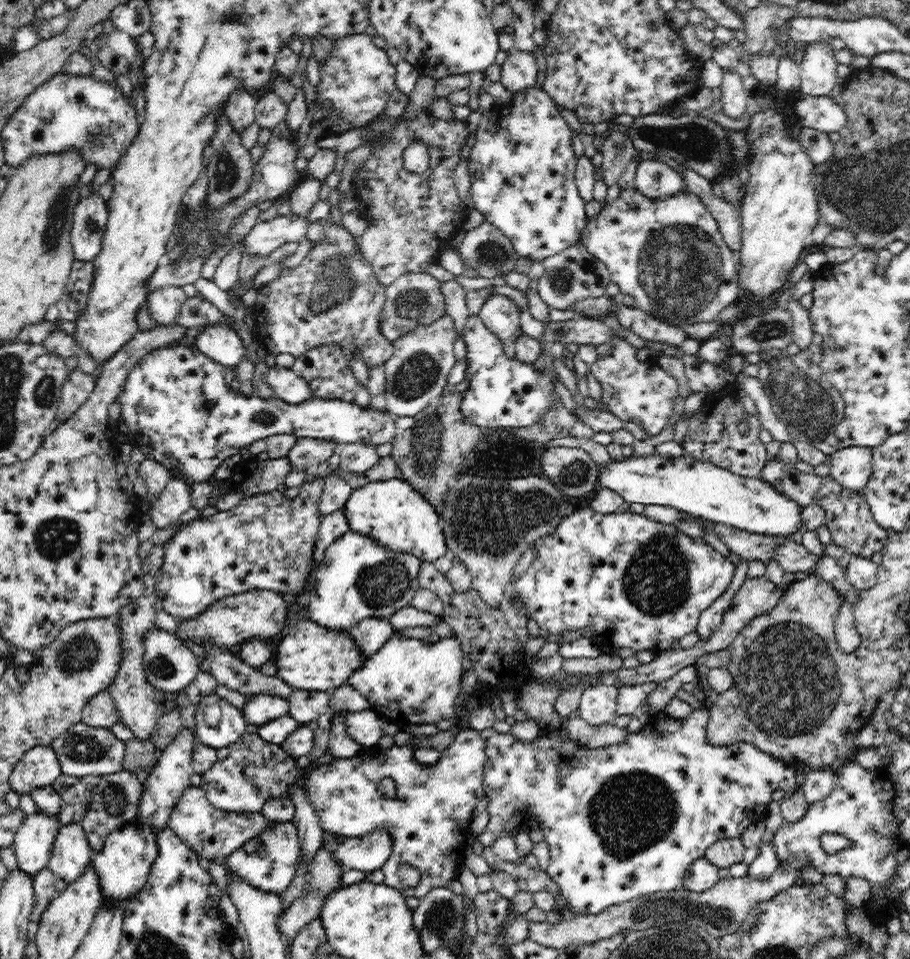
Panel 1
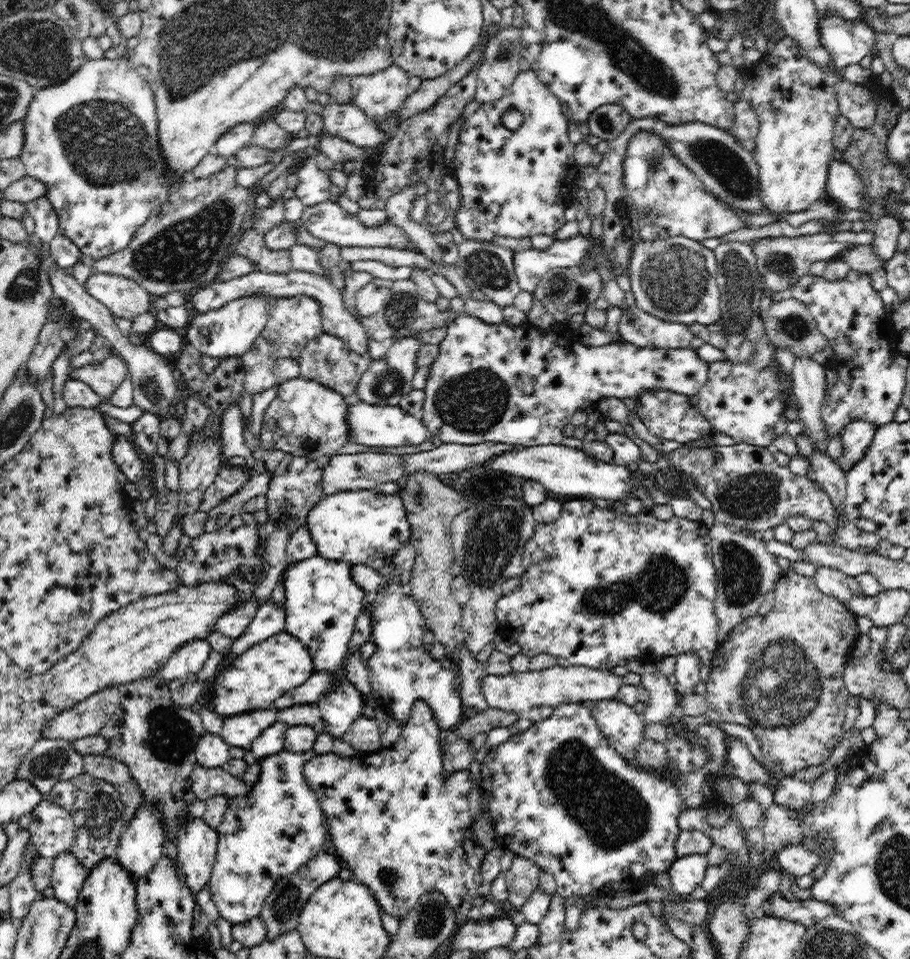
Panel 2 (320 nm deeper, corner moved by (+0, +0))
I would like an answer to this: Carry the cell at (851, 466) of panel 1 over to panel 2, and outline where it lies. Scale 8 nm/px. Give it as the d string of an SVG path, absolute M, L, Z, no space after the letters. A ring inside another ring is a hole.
M850 420L844 430L840 432L843 455L839 458L841 468L850 470L854 464L868 450L868 444L872 442L877 426L867 420Z

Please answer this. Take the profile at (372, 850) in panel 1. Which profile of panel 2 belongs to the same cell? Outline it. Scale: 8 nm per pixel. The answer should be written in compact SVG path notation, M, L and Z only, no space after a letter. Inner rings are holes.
M322 852L309 860L302 868L298 868L296 872L279 878L270 894L264 898L264 904L259 914L264 927L266 927L264 941L275 941L279 936L296 929L301 909L306 904L306 900L321 884L338 877L338 871L342 867L344 864L338 856Z

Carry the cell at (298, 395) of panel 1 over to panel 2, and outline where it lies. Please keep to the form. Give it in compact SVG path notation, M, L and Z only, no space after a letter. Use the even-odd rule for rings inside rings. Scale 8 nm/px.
M300 377L282 382L275 398L264 412L258 446L262 450L280 450L288 455L308 458L314 461L322 456L334 456L348 442L353 442L348 424L349 406L351 399L343 397L335 390L319 382Z

